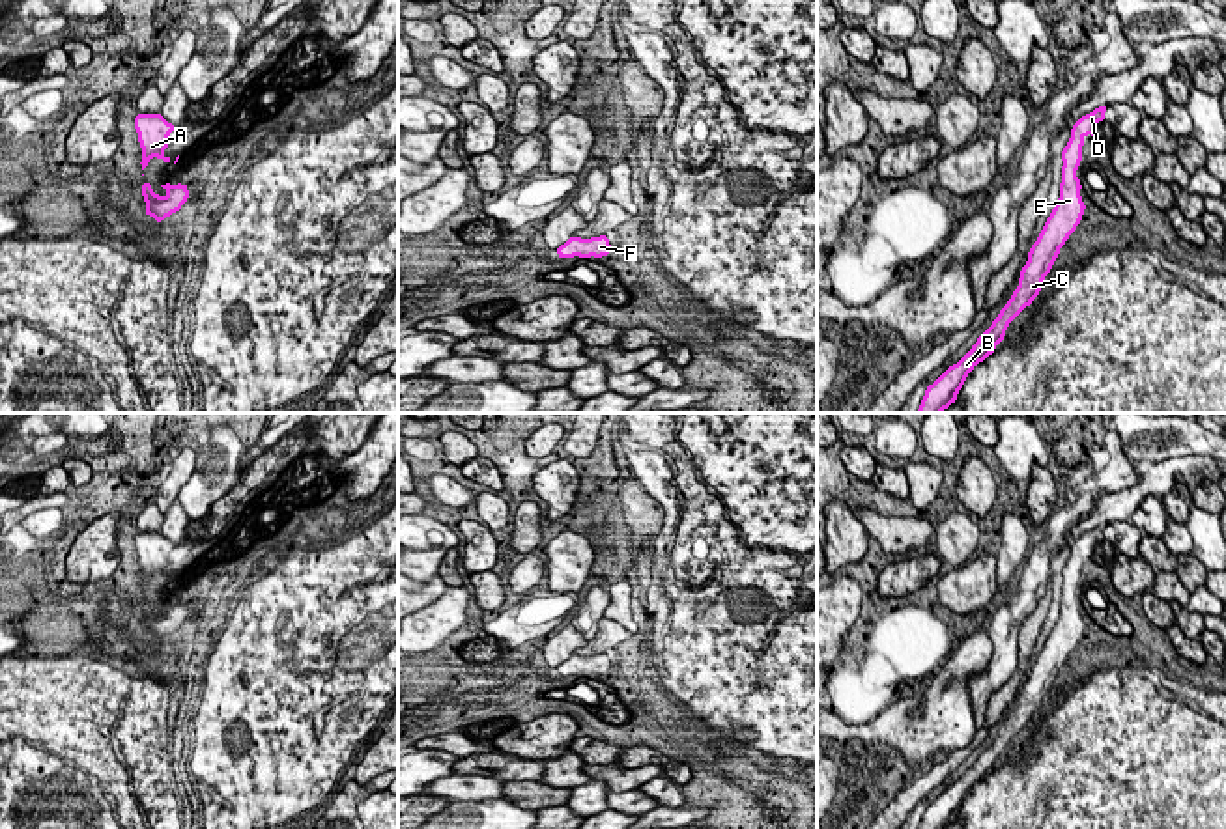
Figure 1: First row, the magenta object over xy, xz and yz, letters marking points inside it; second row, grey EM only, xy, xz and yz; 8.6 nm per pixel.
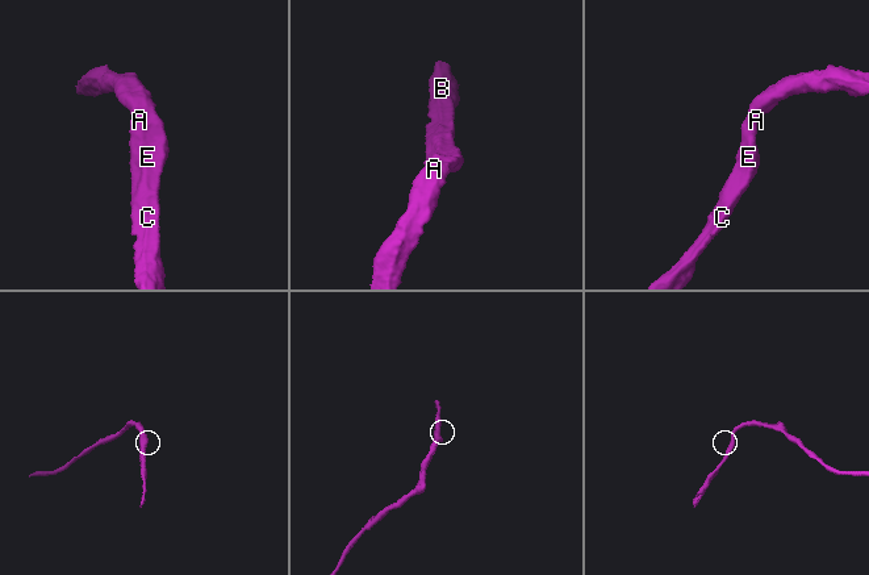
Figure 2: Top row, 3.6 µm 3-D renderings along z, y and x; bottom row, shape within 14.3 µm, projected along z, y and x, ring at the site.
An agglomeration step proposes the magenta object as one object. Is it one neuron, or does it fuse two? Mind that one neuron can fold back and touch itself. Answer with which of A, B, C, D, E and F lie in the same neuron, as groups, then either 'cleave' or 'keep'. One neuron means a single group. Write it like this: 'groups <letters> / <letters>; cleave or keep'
groups A B C D E F; keep

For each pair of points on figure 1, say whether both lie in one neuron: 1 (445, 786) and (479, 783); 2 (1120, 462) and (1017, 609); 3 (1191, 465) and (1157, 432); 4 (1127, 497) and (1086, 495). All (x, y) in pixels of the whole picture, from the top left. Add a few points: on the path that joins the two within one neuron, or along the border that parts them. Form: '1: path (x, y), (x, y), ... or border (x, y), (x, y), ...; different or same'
1: path (453, 786), (471, 786); same
2: path (1083, 497), (1056, 525), (1040, 555), (1036, 572); same
3: border (1182, 456), (1139, 462); different
4: border (1099, 495), (1088, 512); different

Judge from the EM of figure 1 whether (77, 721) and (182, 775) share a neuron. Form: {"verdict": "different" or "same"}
{"verdict": "same"}

